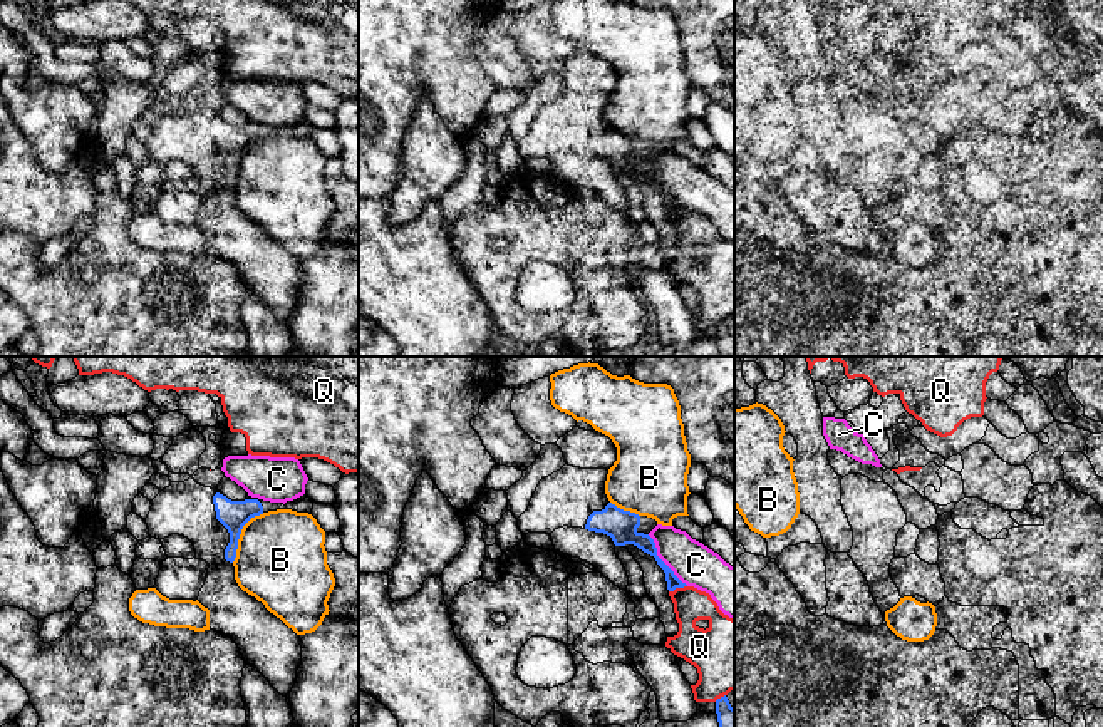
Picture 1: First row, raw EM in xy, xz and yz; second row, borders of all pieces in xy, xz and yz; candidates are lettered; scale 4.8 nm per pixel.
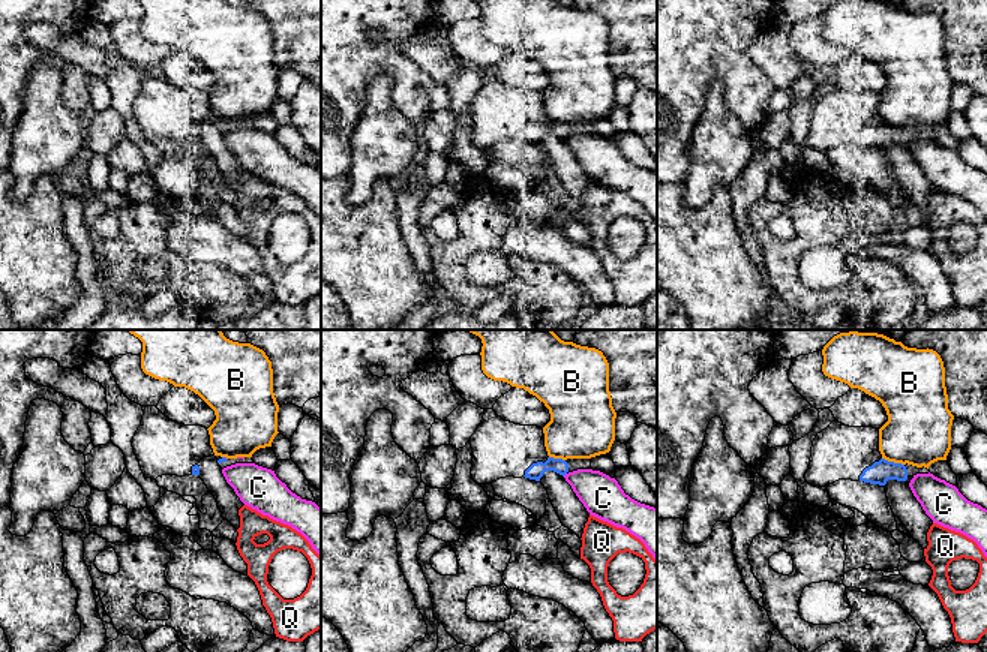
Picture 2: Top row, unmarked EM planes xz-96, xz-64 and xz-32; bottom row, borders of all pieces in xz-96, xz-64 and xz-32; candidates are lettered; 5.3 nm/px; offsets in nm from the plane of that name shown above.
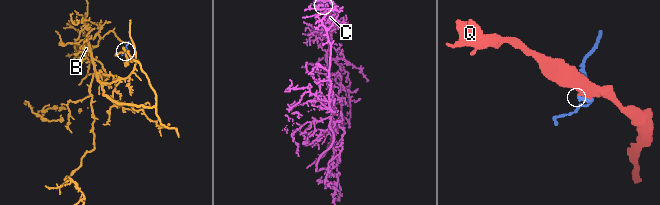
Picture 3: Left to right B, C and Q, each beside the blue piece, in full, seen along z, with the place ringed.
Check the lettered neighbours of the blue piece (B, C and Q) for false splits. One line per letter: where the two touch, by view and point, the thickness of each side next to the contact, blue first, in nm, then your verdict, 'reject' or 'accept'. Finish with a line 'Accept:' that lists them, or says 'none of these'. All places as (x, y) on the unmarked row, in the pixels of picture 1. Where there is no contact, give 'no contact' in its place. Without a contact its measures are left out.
B: xy (240, 158) | 140/440 nm | reject
C: xz (662, 186) | 140/200 nm | reject
Q: xz (678, 211) | 70/160 nm | reject
Accept: none of these

